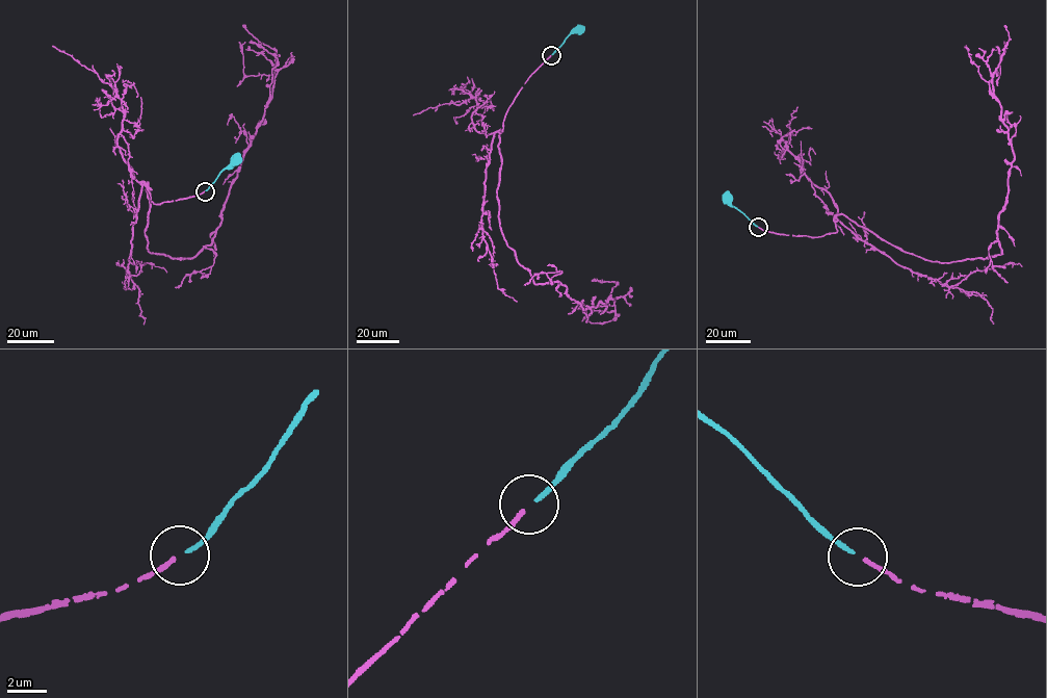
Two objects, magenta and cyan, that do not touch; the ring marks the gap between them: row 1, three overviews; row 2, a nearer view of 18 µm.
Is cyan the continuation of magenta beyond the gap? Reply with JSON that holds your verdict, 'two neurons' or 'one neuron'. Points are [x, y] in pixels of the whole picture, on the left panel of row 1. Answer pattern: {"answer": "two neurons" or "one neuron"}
{"answer": "one neuron"}

